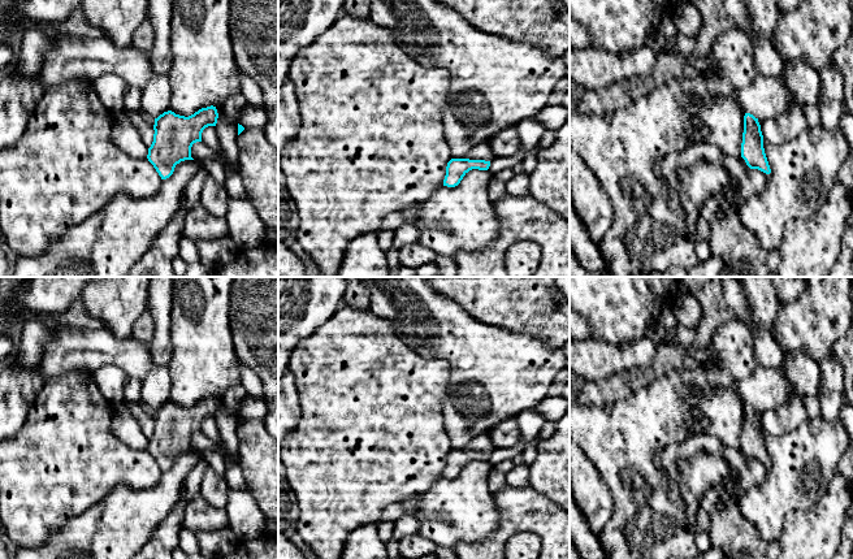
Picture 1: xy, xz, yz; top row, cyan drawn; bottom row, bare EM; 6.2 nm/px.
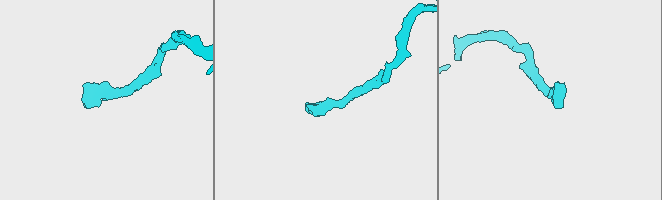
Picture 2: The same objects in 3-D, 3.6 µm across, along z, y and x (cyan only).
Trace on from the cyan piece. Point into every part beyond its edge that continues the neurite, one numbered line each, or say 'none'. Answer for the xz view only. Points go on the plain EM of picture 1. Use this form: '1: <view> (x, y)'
1: xz (483, 442)

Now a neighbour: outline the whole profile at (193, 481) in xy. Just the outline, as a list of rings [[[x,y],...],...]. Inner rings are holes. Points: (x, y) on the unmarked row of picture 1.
[[[199,456],[196,467],[190,472],[183,484],[185,489],[183,500],[186,504],[189,504],[200,493],[202,480],[208,468],[209,468],[208,460]]]

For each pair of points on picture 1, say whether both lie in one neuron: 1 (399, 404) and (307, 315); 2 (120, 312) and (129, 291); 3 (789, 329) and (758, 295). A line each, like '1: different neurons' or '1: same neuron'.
1: different neurons
2: same neuron
3: different neurons

